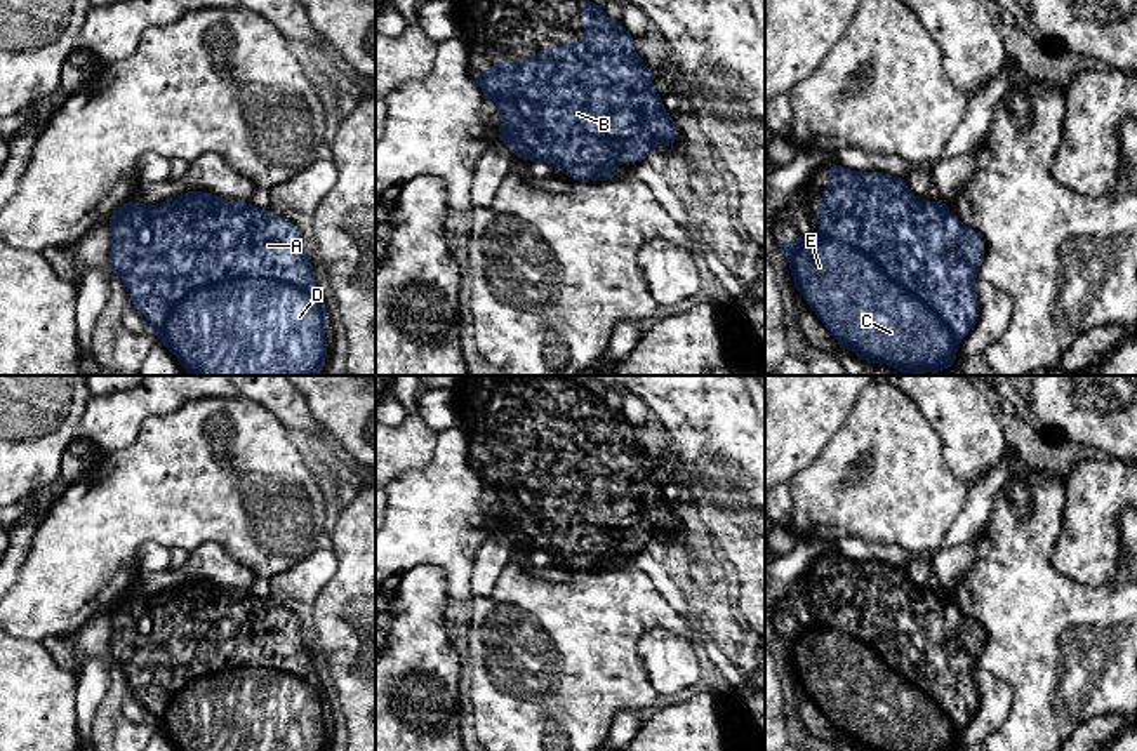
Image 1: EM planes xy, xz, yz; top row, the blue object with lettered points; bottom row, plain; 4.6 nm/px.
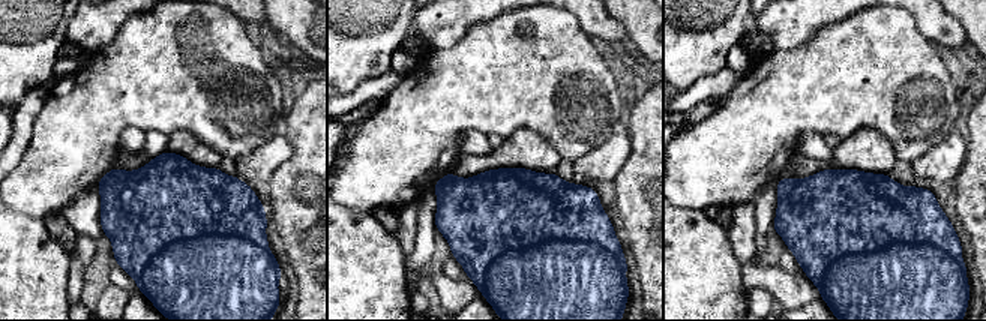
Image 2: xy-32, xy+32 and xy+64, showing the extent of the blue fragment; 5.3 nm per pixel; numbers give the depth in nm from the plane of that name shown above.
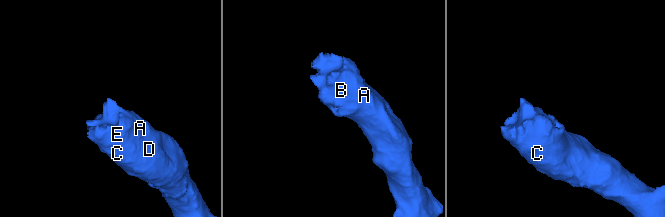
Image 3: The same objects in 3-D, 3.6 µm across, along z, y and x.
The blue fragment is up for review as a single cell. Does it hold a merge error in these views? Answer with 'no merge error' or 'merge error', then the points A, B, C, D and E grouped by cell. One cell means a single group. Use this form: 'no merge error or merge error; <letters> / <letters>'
no merge error; A B C D E

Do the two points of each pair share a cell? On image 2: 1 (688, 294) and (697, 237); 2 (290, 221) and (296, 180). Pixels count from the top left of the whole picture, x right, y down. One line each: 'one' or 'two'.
1: one
2: one

